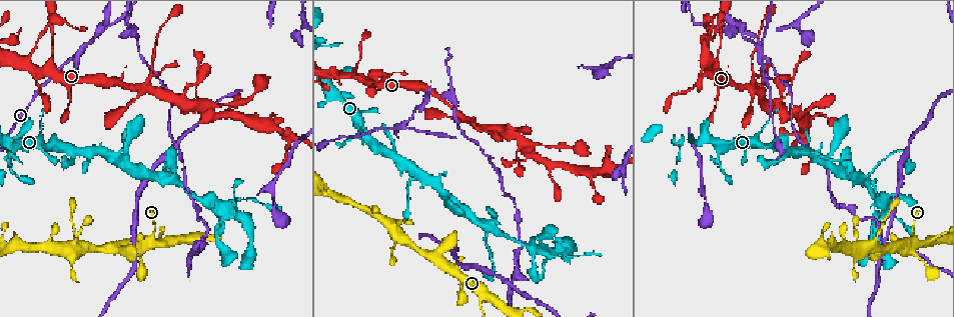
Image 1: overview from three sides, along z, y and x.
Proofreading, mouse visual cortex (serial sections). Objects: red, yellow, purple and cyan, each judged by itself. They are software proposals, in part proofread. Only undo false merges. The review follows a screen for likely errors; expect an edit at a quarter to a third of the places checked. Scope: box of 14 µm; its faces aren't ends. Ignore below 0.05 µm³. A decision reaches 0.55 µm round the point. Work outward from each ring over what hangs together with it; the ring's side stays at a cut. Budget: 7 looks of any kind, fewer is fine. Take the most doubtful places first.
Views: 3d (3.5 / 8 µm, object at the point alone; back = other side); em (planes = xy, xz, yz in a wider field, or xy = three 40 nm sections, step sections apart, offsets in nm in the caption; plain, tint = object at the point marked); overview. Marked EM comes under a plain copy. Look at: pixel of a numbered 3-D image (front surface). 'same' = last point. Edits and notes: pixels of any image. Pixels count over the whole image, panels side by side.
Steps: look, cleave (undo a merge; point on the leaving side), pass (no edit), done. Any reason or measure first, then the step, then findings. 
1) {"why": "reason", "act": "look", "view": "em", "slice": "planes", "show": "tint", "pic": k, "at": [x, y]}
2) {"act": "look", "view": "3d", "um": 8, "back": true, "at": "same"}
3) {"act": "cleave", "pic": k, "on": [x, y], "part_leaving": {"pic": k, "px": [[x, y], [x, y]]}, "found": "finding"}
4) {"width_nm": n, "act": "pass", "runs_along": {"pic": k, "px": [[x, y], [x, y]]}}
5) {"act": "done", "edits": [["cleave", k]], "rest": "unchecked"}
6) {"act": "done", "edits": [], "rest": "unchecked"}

{"why": "three-way junction", "act": "look", "view": "3d", "um": 3.5, "back": true, "pic": 1, "at": [760, 47]}

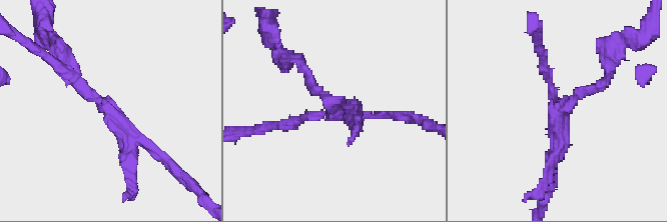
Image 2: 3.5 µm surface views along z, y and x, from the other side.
{"why": "shape alone is not enough", "act": "look", "view": "em", "slice": "xy", "step": 5, "show": "tint", "pic": 2, "at": [112, 112]}

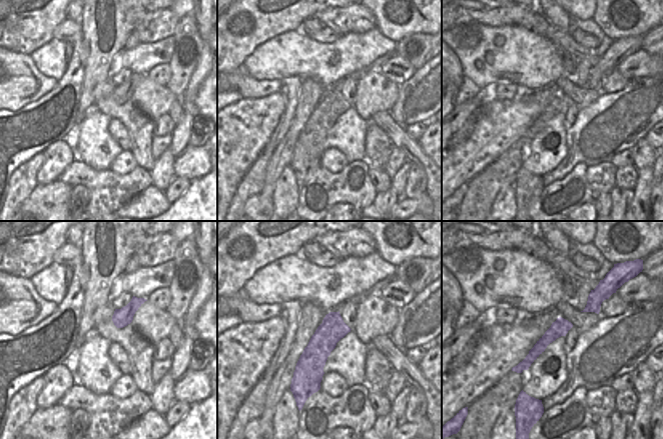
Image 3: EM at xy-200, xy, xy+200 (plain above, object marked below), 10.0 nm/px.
{"act": "look", "view": "em", "slice": "xy", "step": 1, "show": "tint", "at": "same"}

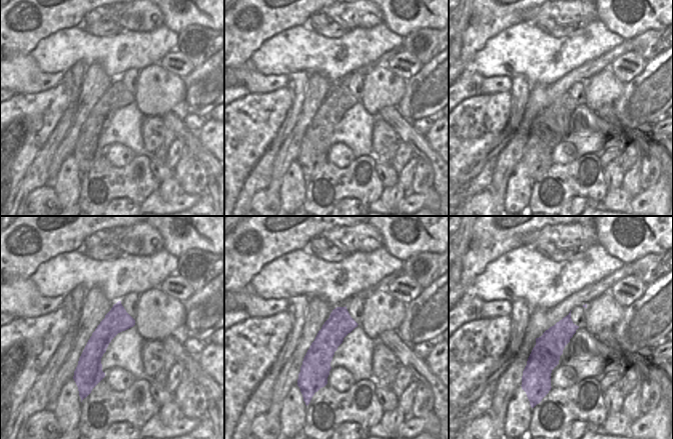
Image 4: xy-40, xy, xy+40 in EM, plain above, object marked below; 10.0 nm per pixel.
{"act": "cleave", "pic": 2, "on": [132, 180], "found": "two cells meet here"}

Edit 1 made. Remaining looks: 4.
{"act": "look", "view": "overview"}

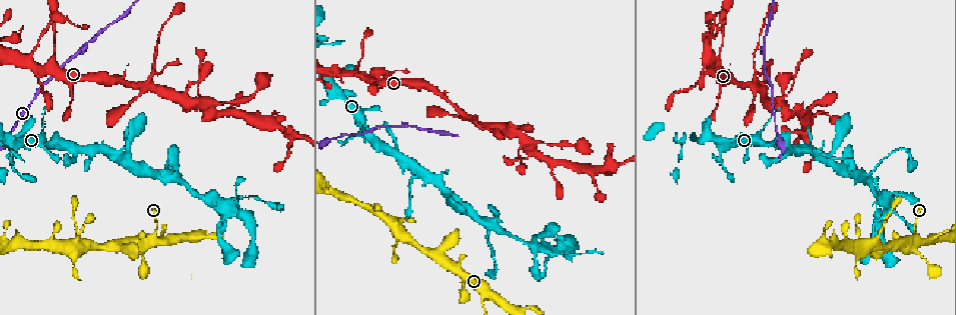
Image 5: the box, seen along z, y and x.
{"why": "small branch off a trunk", "act": "look", "view": "3d", "um": 3.5, "pic": 5, "at": [29, 60]}

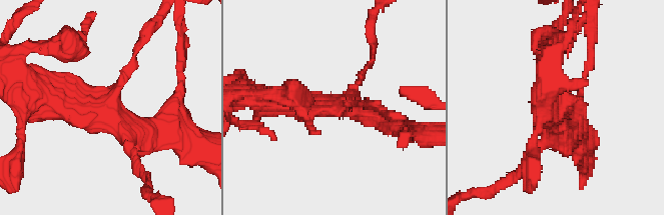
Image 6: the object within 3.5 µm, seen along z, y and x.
{"act": "look", "view": "em", "slice": "xy", "step": 3, "show": "tint", "pic": 6, "at": [336, 106]}

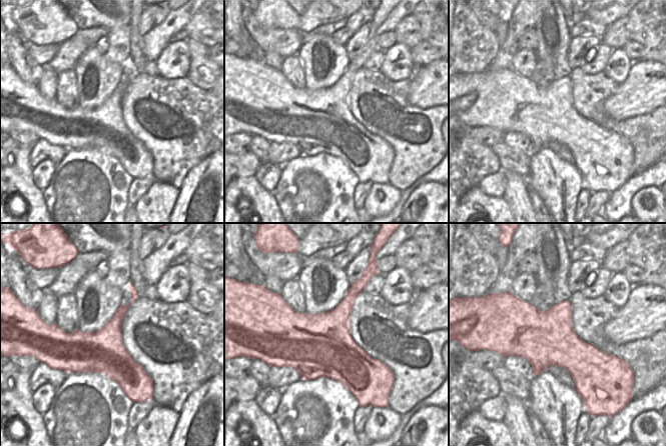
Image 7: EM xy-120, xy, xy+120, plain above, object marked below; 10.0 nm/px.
{"width_nm": 650, "act": "pass", "runs_along": {"pic": 6, "px": [[162, 130], [45, 96]]}, "found": "one cell here"}

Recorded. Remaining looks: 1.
{"act": "done", "edits": [["cleave", 2]], "rest": "unchecked"}

